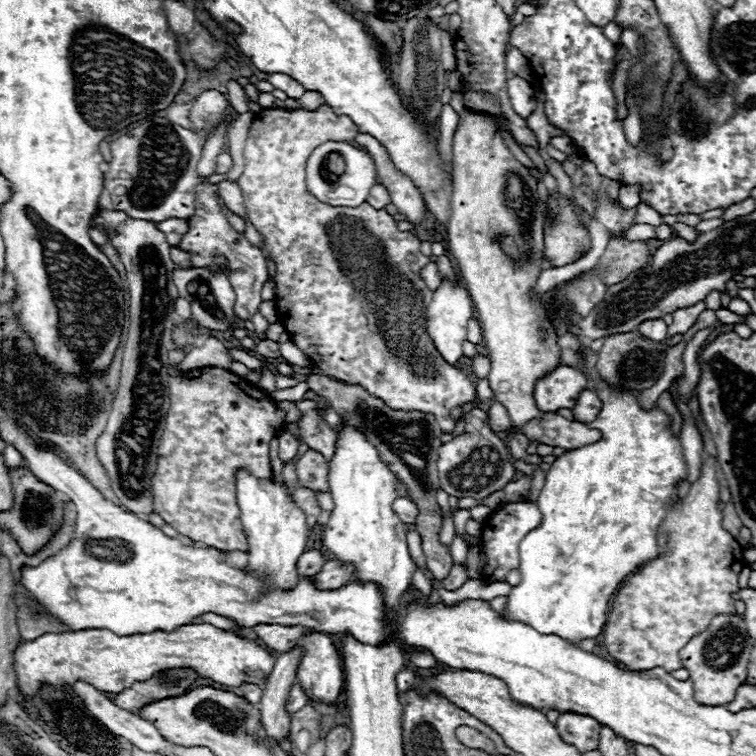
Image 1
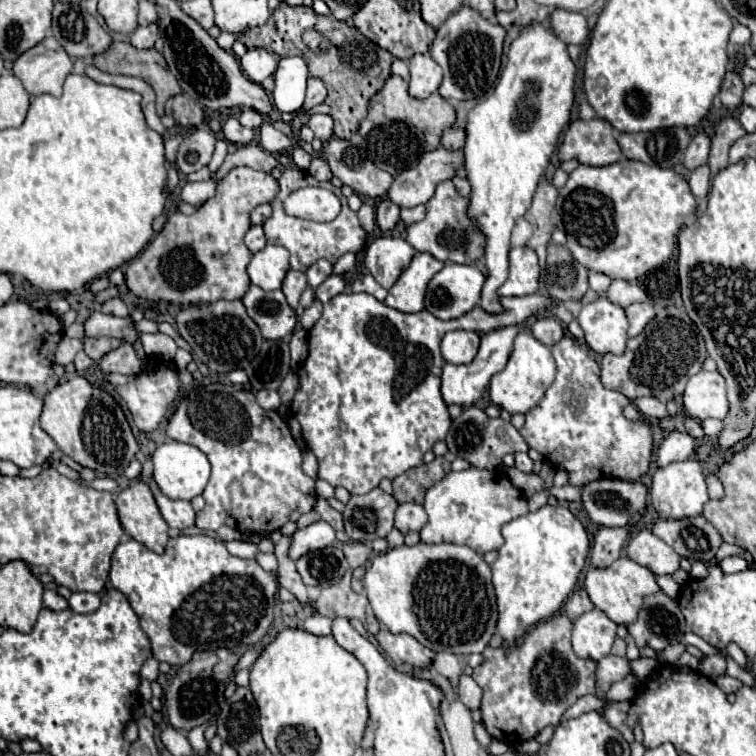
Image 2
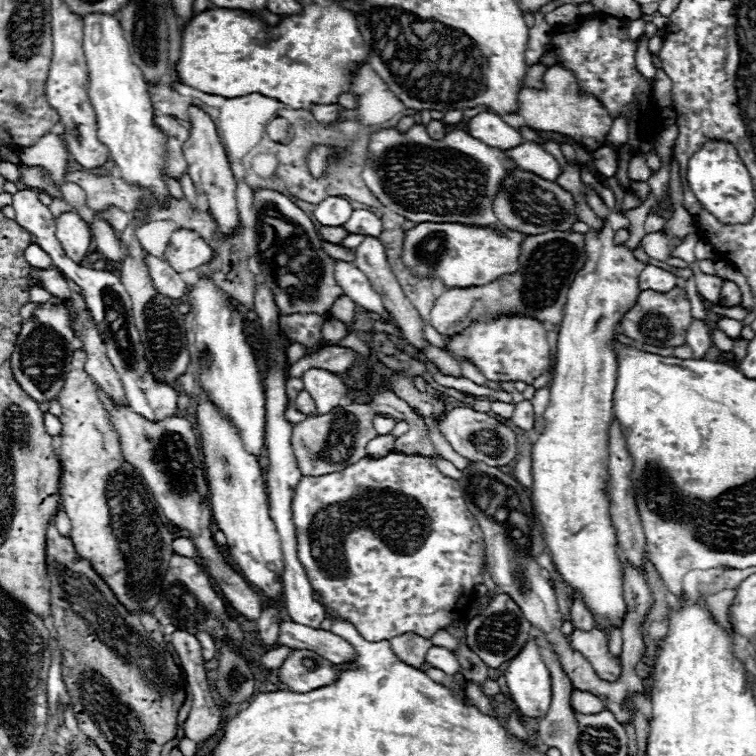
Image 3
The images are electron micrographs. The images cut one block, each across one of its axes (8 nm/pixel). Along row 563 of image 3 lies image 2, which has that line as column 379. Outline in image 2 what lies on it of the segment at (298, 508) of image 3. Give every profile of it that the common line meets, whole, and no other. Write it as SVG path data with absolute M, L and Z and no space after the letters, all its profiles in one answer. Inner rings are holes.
M342 292L324 304L320 320L310 330L310 352L298 370L300 386L290 404L294 418L302 426L302 436L308 448L318 458L318 478L332 486L344 486L350 494L366 494L376 488L382 478L394 480L406 470L420 466L422 456L438 440L446 438L452 424L448 406L440 394L440 372L444 362L440 356L442 336L458 328L490 332L520 324L536 310L550 306L550 302L540 294L530 294L522 298L500 298L500 306L502 310L498 314L476 306L460 318L440 320L428 310L404 314L364 292Z

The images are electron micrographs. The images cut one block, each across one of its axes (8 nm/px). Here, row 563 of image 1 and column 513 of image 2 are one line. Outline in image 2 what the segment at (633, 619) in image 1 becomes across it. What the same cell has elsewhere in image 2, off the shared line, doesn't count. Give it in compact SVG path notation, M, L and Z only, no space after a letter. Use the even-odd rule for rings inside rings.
M556 614L540 622L508 654L500 648L486 648L486 662L474 668L472 678L482 688L482 724L488 734L506 744L522 744L542 728L556 726L562 714L584 694L594 694L594 660L578 658L570 644L572 620Z

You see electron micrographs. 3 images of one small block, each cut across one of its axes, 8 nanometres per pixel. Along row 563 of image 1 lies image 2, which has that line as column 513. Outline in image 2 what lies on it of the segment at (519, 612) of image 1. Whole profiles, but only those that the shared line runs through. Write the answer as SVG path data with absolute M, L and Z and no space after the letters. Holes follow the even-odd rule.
M544 506L522 518L514 518L502 526L502 536L504 536L504 546L498 550L498 560L492 564L492 584L498 602L496 632L502 636L502 644L504 644L502 648L508 650L530 626L550 618L554 612L562 608L564 600L574 590L574 584L586 564L590 540L584 526L566 506L558 506L558 508Z

